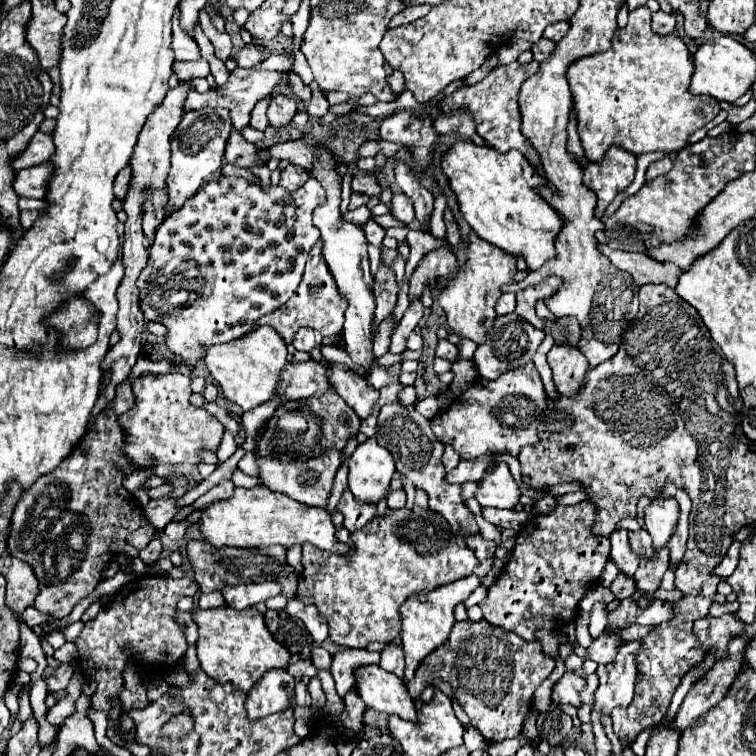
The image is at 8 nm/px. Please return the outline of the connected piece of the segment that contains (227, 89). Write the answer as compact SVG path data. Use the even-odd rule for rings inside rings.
M236 68L228 80L226 86L222 86L218 92L208 90L206 94L198 94L196 90L192 90L192 94L188 94L188 102L186 102L186 112L188 110L202 110L202 106L224 106L230 108L232 114L232 124L238 132L242 132L248 124L250 124L250 112L254 108L254 104L258 100L262 100L264 96L272 94L276 90L276 86L282 84L282 72L274 70L244 70L244 68Z

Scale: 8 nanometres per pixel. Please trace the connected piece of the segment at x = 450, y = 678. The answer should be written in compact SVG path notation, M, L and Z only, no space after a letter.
M486 620L456 622L452 628L452 638L436 654L424 660L424 666L416 670L416 678L408 680L408 692L418 702L428 682L434 678L448 682L454 688L454 696L470 716L472 726L488 740L502 742L506 738L516 738L522 734L524 718L532 708L532 698L536 688L552 674L556 660L542 652L536 642L524 642L516 634L508 634Z

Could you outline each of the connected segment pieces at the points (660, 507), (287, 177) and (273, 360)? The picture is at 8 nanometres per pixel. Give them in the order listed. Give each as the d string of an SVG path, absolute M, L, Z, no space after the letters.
M662 496L652 500L652 506L646 508L644 512L644 528L652 536L652 546L654 554L658 554L664 546L668 546L672 534L676 532L678 516L680 516L680 506L674 498L664 500Z
M290 164L290 166L282 172L282 176L280 176L280 186L286 188L286 190L298 190L300 186L304 186L304 182L306 182L308 178L310 178L310 174L308 174L304 168Z
M260 326L258 330L228 342L216 344L206 350L206 366L212 378L220 384L224 396L236 402L242 410L252 410L264 402L268 402L278 388L280 374L288 364L286 342L278 336L278 332L270 326Z

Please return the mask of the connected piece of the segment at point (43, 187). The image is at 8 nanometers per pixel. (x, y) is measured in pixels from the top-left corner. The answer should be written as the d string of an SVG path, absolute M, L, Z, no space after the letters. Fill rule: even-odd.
M40 164L28 170L20 170L16 176L16 192L24 198L44 198L48 194L48 182L52 178L52 172L52 164Z

